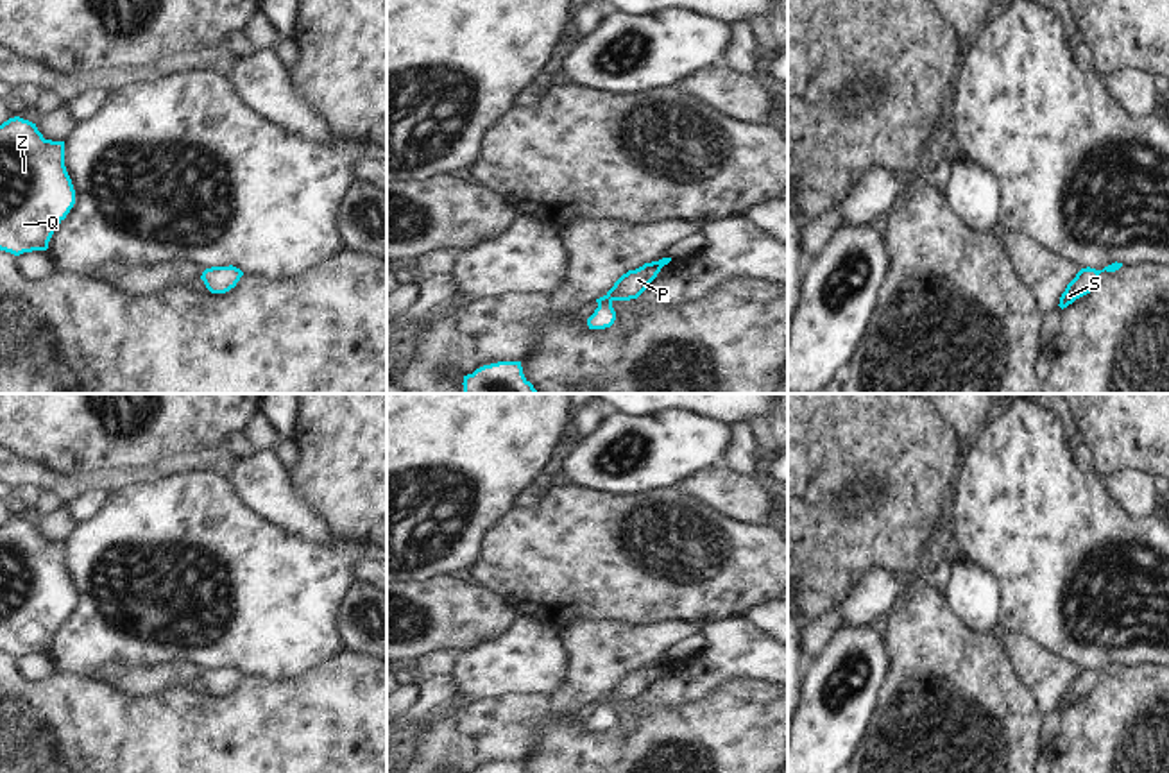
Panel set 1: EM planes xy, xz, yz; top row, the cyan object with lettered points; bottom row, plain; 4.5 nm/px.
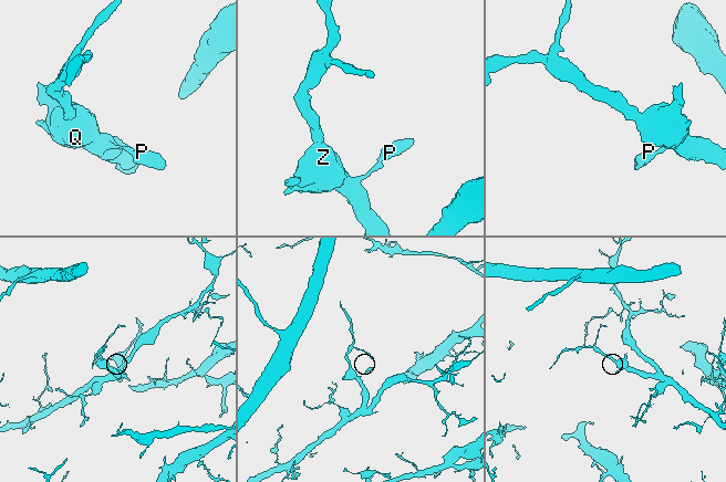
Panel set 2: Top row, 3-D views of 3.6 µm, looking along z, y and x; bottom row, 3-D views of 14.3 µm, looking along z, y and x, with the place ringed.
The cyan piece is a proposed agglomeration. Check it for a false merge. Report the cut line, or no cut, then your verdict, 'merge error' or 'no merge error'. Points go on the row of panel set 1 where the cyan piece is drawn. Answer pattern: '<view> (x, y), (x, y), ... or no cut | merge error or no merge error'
no cut | no merge error

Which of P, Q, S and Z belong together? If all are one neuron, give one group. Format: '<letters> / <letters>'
P Q S Z

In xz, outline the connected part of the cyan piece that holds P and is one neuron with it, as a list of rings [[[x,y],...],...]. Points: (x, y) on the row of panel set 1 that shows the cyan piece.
[[[662,258],[623,274],[603,297],[596,299],[598,308],[587,319],[589,329],[610,327],[616,320],[612,302],[637,299],[670,261],[671,258]]]

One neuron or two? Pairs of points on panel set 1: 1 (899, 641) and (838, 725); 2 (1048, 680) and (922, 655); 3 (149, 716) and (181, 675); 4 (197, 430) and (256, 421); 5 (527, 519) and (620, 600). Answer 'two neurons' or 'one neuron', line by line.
1: two neurons
2: two neurons
3: two neurons
4: two neurons
5: one neuron

